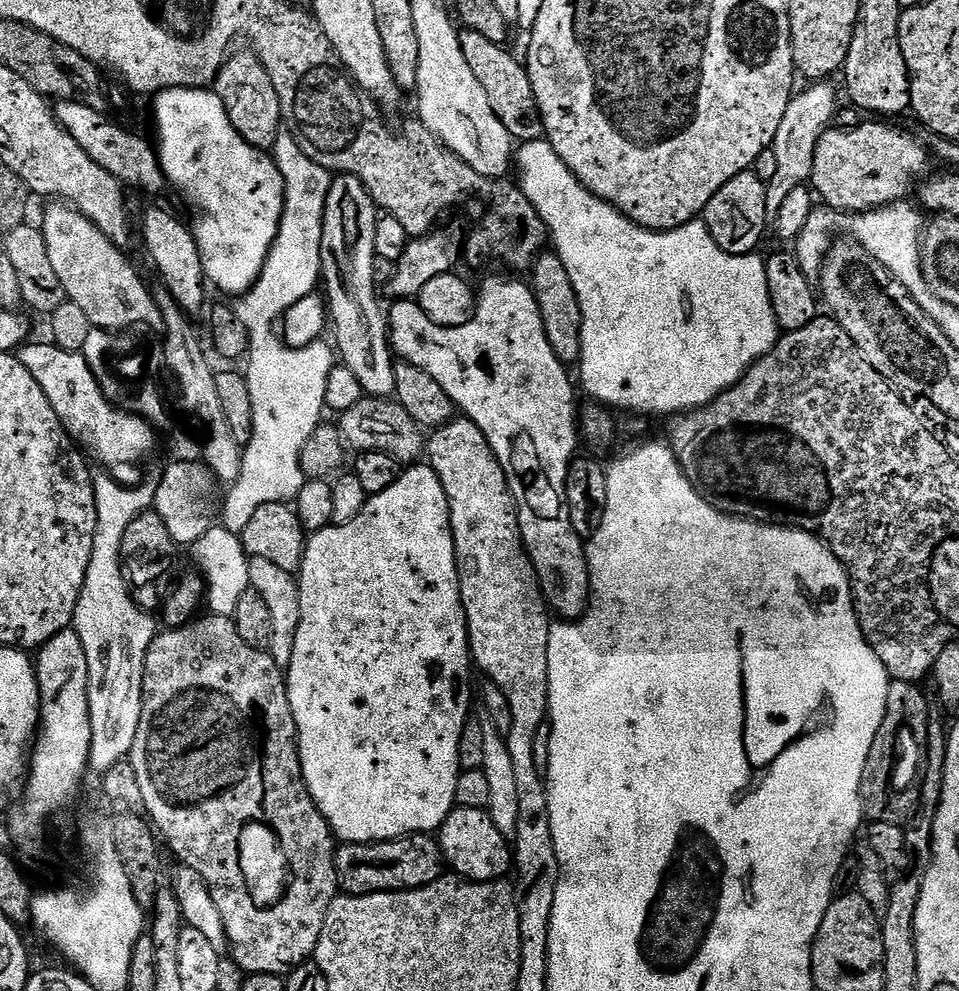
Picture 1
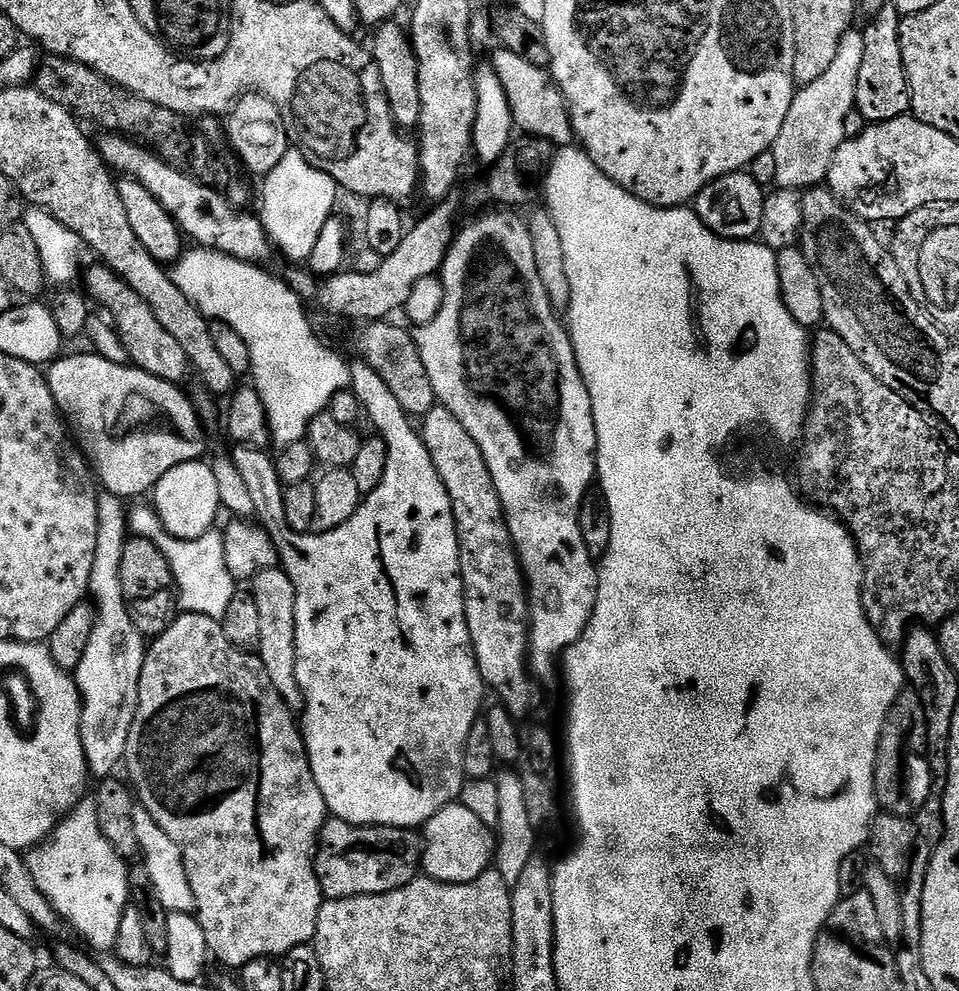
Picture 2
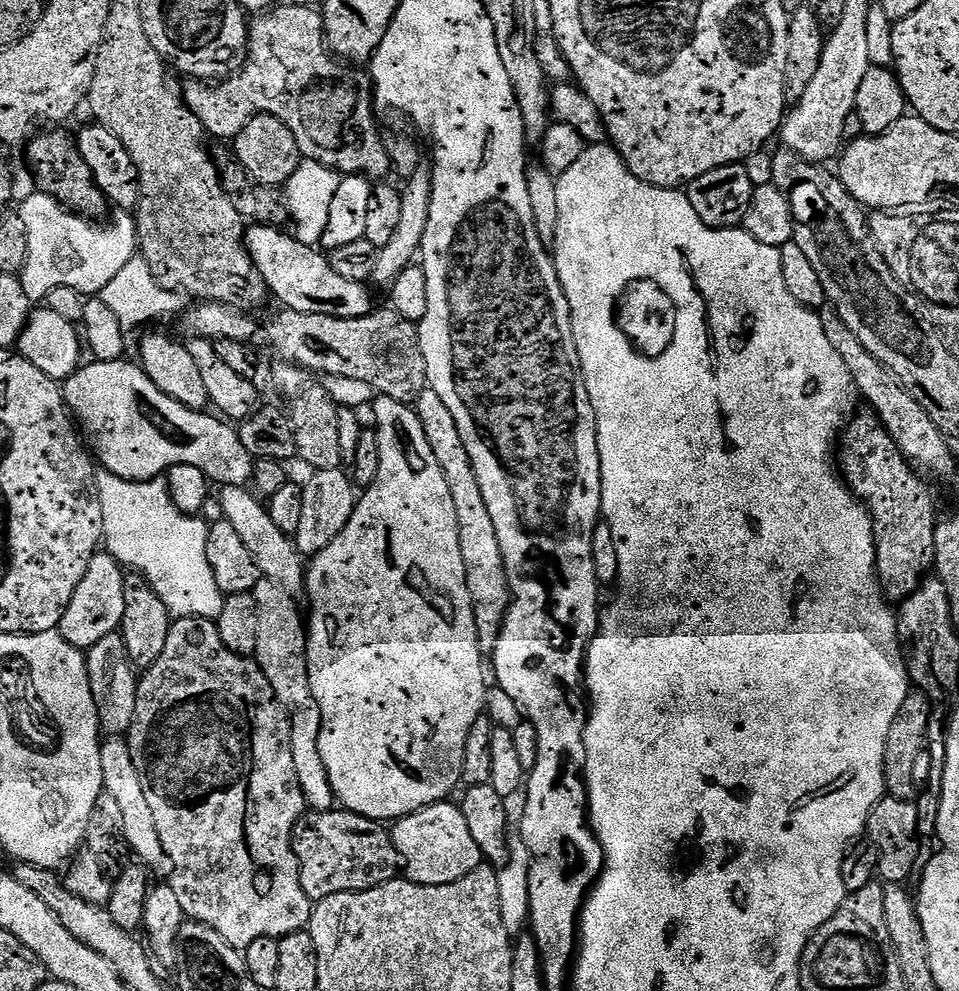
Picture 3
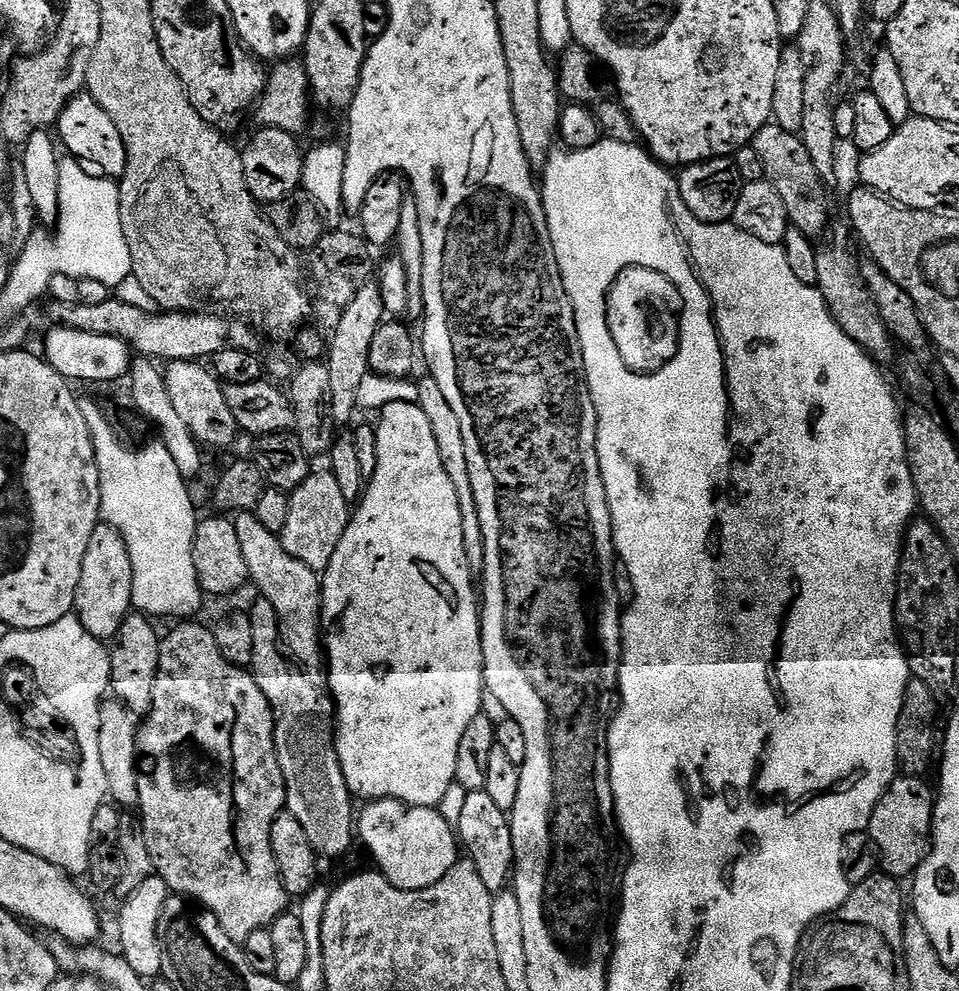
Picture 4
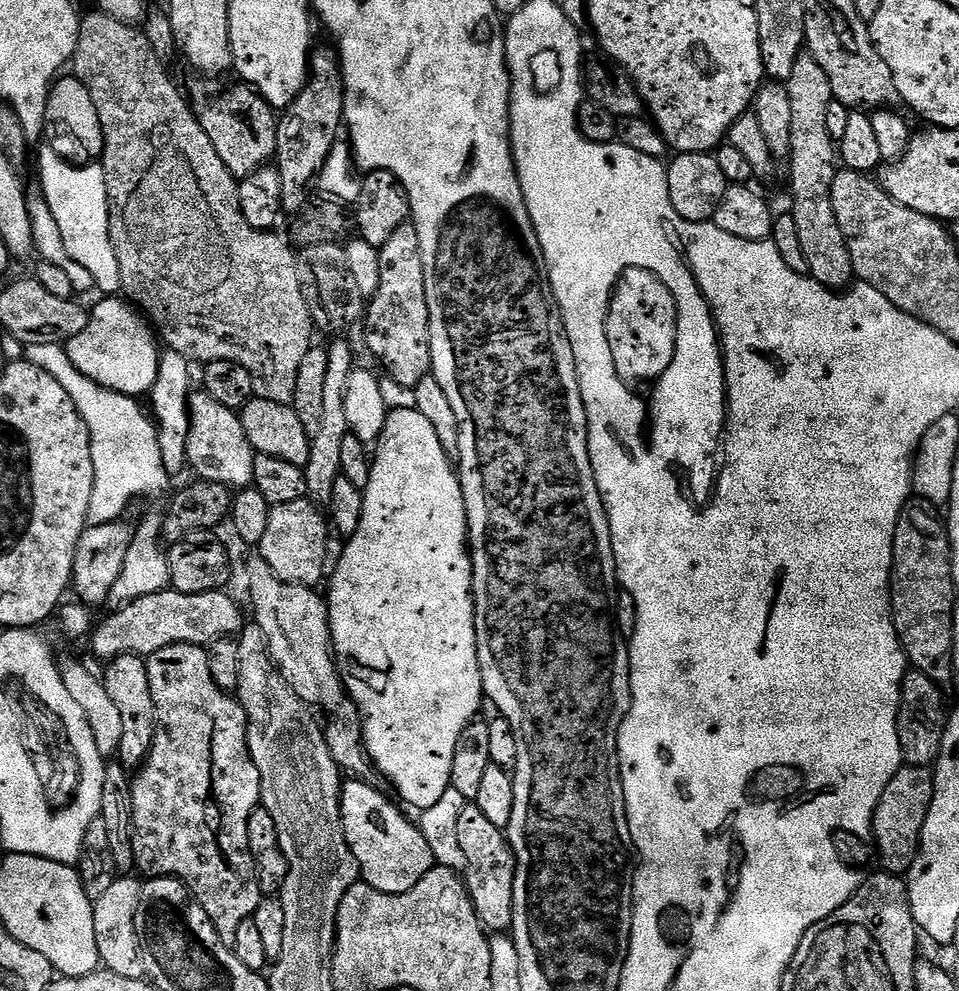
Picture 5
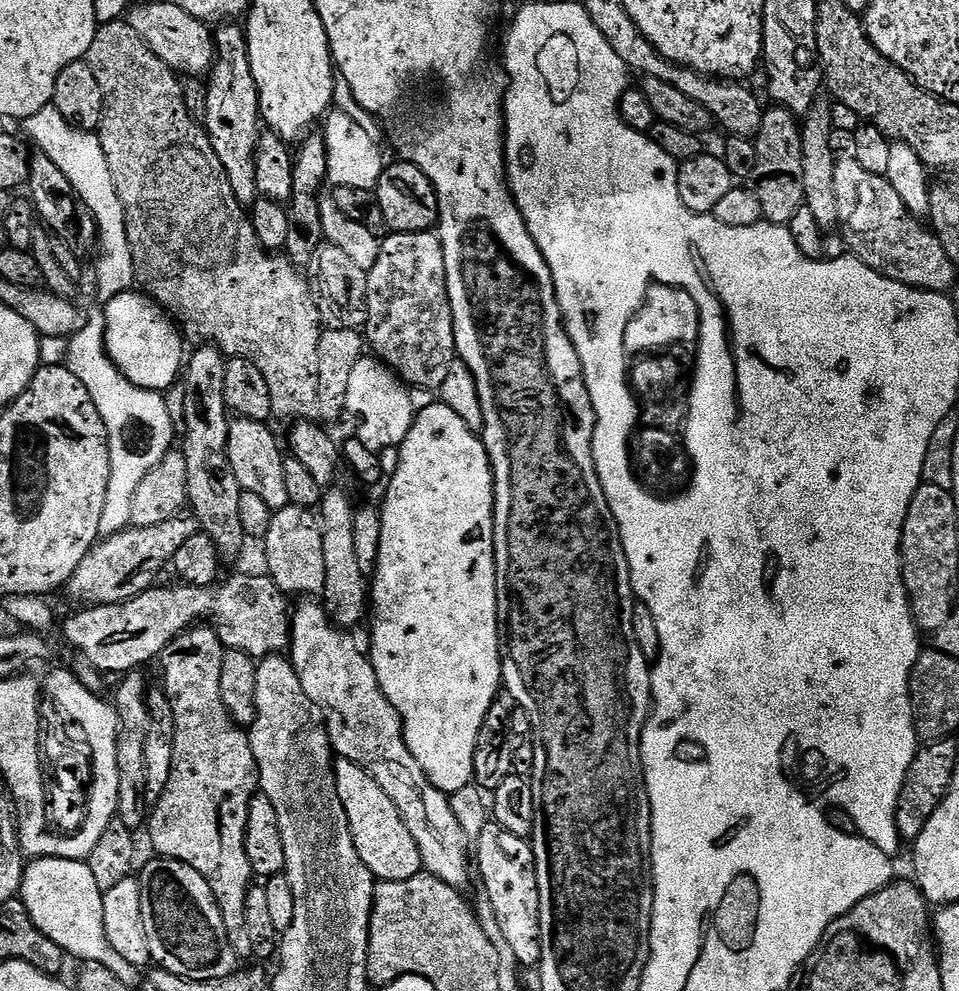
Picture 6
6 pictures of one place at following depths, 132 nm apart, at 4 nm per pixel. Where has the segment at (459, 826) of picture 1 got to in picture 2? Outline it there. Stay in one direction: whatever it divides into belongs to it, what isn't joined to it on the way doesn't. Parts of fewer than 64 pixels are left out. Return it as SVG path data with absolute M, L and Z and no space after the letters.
M458 802L438 810L438 814L422 826L422 872L429 880L441 880L447 884L474 882L474 878L493 867L495 855L493 829Z

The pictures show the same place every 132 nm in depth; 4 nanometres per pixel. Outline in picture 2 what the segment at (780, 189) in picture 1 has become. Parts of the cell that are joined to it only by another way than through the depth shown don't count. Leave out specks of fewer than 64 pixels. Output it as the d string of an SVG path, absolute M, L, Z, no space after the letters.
M850 30L842 38L838 50L834 54L834 62L822 78L803 85L792 99L790 114L786 114L786 122L782 122L782 134L772 143L771 151L774 154L774 162L778 165L776 184L782 188L795 188L807 190L823 185L828 179L828 171L834 162L834 154L840 149L846 139L844 123L848 115L853 115L856 106L856 87L858 86L858 69L862 66L862 42L864 33L860 30Z

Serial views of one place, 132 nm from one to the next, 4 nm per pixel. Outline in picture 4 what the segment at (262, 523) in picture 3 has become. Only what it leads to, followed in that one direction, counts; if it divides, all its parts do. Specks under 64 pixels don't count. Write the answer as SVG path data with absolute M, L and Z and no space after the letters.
M255 511L239 513L235 517L234 523L238 530L238 542L242 546L242 554L246 558L246 566L248 567L248 575L251 583L253 585L256 583L256 588L260 591L257 593L263 599L268 600L270 606L274 606L274 610L280 619L280 639L283 647L291 653L295 663L301 669L312 670L312 667L319 660L321 663L322 660L322 629L320 627L321 577L314 570L310 570L310 566L298 562L298 558L286 554L279 535L270 530L266 530L266 526L262 526L262 522L258 522Z

